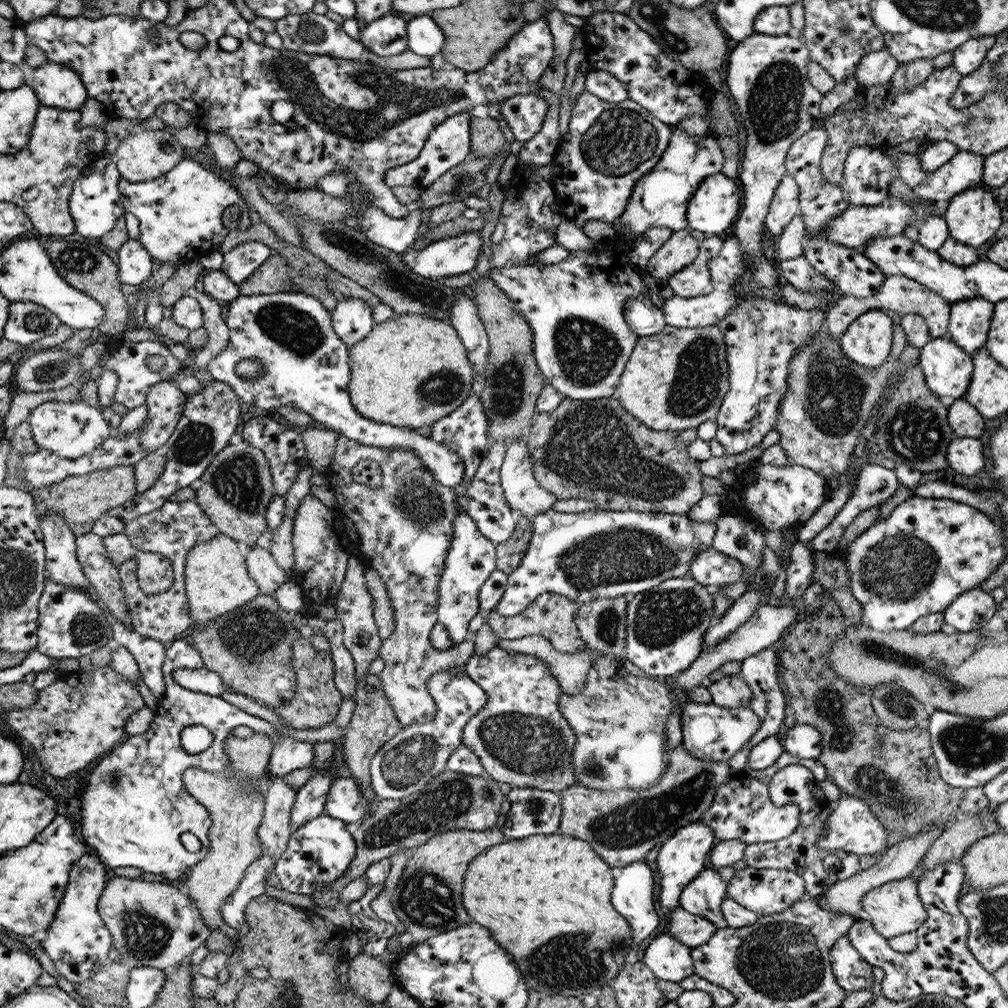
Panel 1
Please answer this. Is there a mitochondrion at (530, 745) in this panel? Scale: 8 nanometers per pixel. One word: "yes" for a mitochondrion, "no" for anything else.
yes

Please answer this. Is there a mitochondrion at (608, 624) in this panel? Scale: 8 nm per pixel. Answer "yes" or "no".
yes

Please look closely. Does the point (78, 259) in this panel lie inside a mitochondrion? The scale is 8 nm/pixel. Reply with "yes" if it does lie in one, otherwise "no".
yes

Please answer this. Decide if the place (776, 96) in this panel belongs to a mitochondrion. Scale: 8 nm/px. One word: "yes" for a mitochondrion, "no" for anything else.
yes

